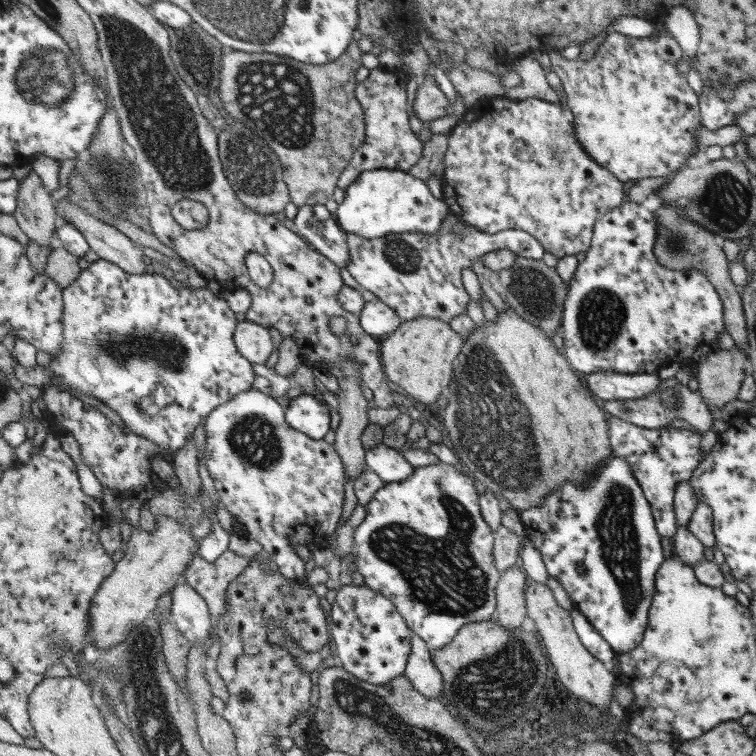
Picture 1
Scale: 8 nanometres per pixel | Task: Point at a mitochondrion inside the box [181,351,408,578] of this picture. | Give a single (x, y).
(255, 440)

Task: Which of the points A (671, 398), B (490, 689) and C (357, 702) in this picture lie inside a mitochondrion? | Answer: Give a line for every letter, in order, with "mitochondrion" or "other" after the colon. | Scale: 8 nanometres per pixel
A: mitochondrion
B: mitochondrion
C: mitochondrion

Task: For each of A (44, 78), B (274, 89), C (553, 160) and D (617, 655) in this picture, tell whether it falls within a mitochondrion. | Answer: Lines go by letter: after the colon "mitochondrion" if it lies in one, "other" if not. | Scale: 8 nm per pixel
A: mitochondrion
B: mitochondrion
C: mitochondrion
D: other

